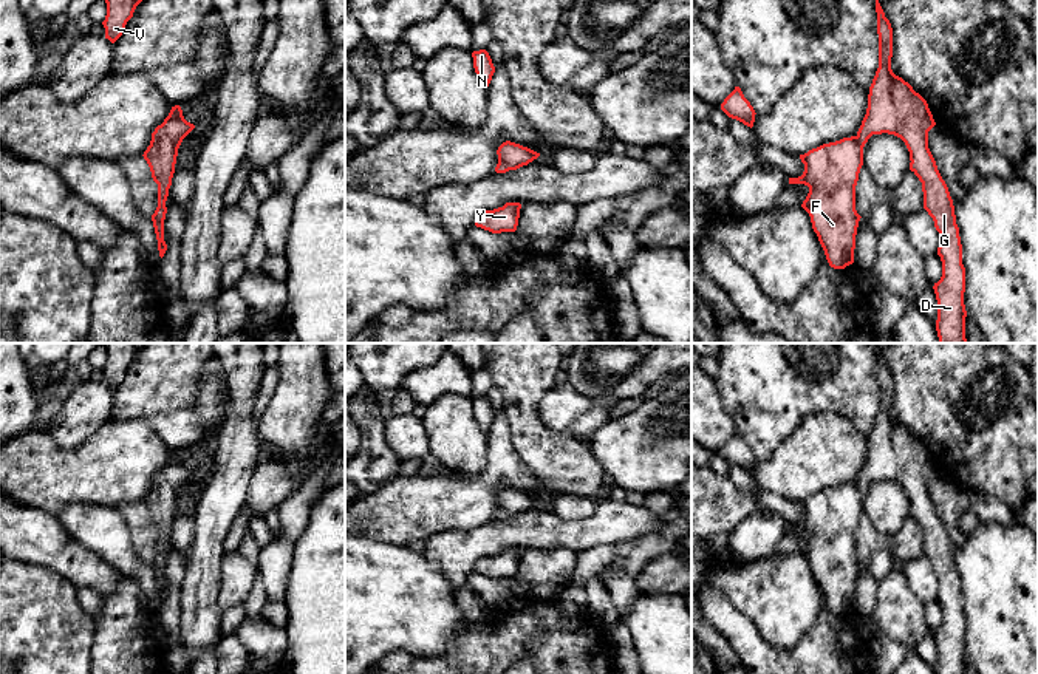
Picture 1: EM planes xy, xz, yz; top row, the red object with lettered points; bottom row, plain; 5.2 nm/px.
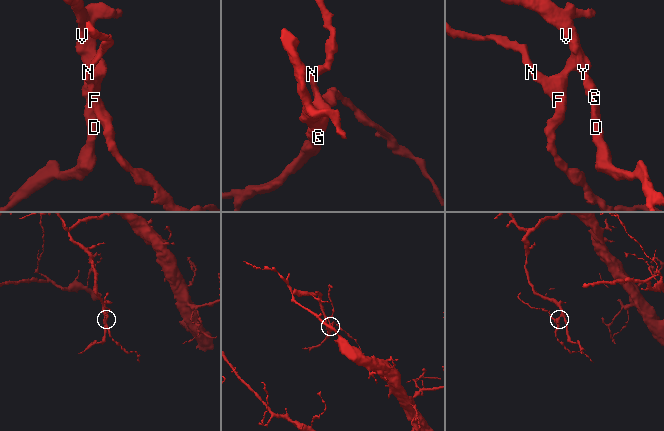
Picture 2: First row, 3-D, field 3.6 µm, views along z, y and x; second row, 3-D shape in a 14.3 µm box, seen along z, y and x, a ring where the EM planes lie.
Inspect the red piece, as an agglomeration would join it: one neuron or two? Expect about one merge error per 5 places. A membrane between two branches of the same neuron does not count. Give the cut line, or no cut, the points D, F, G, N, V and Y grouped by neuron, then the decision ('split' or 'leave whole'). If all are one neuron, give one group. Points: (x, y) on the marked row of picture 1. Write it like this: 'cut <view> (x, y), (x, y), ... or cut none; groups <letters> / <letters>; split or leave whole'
cut none; groups D F G N V Y; leave whole

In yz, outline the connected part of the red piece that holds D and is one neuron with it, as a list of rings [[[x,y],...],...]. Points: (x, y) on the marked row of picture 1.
[[[876,0],[879,34],[879,68],[868,94],[868,108],[855,136],[823,144],[800,155],[804,172],[798,178],[789,178],[789,184],[804,184],[809,193],[801,207],[809,213],[812,229],[825,250],[826,260],[834,269],[845,269],[854,263],[855,235],[860,215],[855,210],[855,186],[863,165],[863,147],[872,134],[894,134],[900,138],[910,151],[910,170],[922,182],[924,209],[934,221],[939,232],[937,255],[942,261],[942,277],[933,289],[937,300],[936,331],[939,343],[967,343],[965,339],[965,267],[962,264],[962,244],[956,224],[954,206],[948,187],[942,179],[936,161],[928,148],[928,131],[936,125],[927,100],[913,87],[891,70],[893,28]]]

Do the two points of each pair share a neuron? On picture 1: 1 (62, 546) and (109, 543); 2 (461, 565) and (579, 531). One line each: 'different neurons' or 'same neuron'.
1: different neurons
2: same neuron

